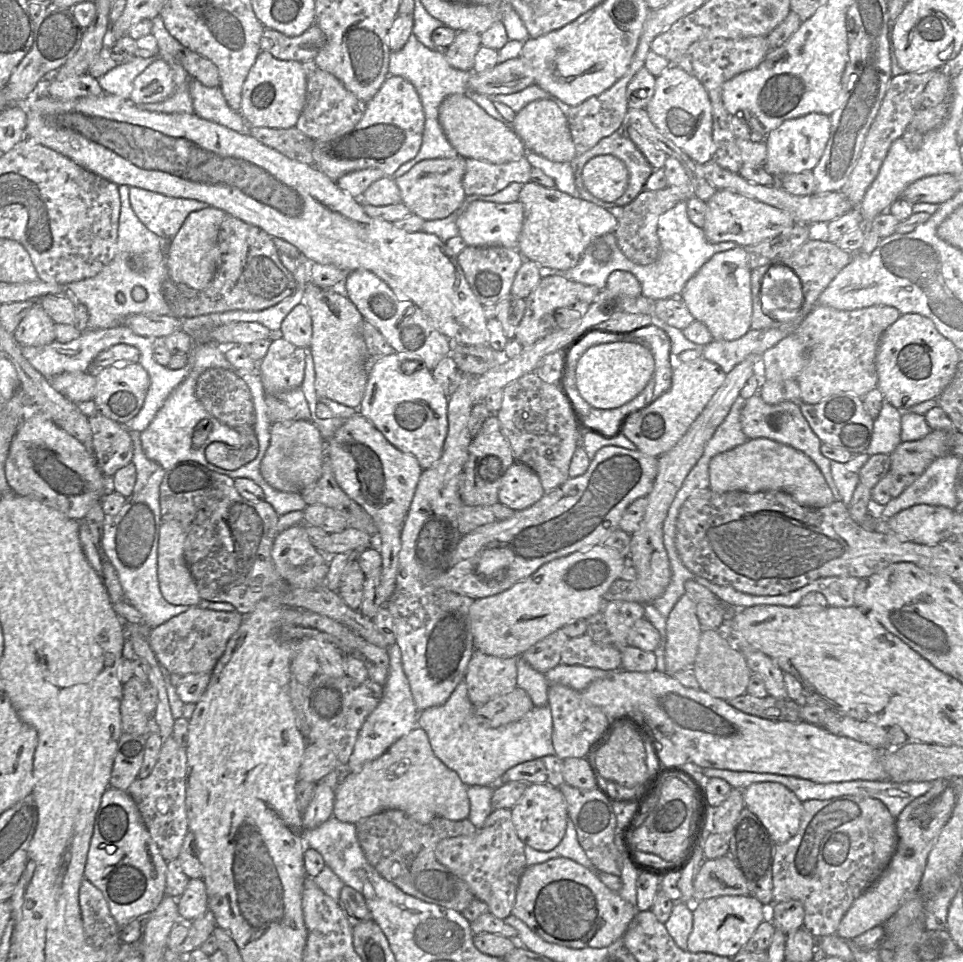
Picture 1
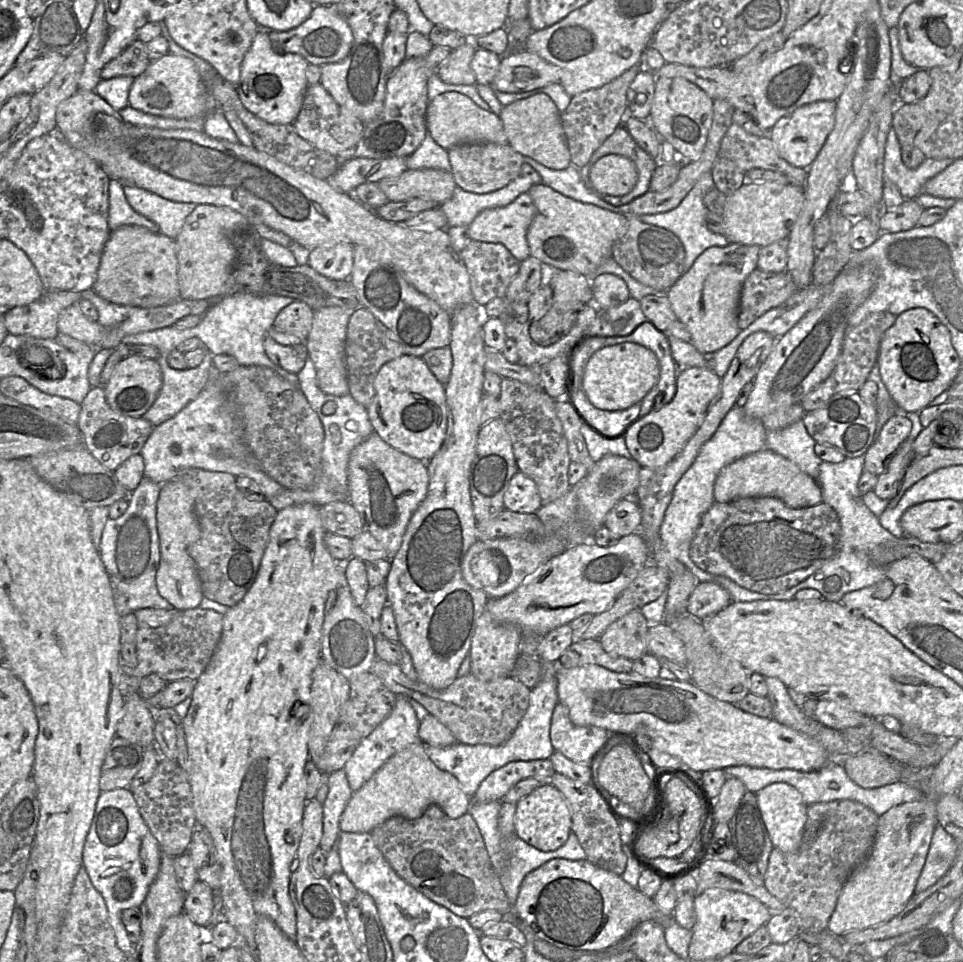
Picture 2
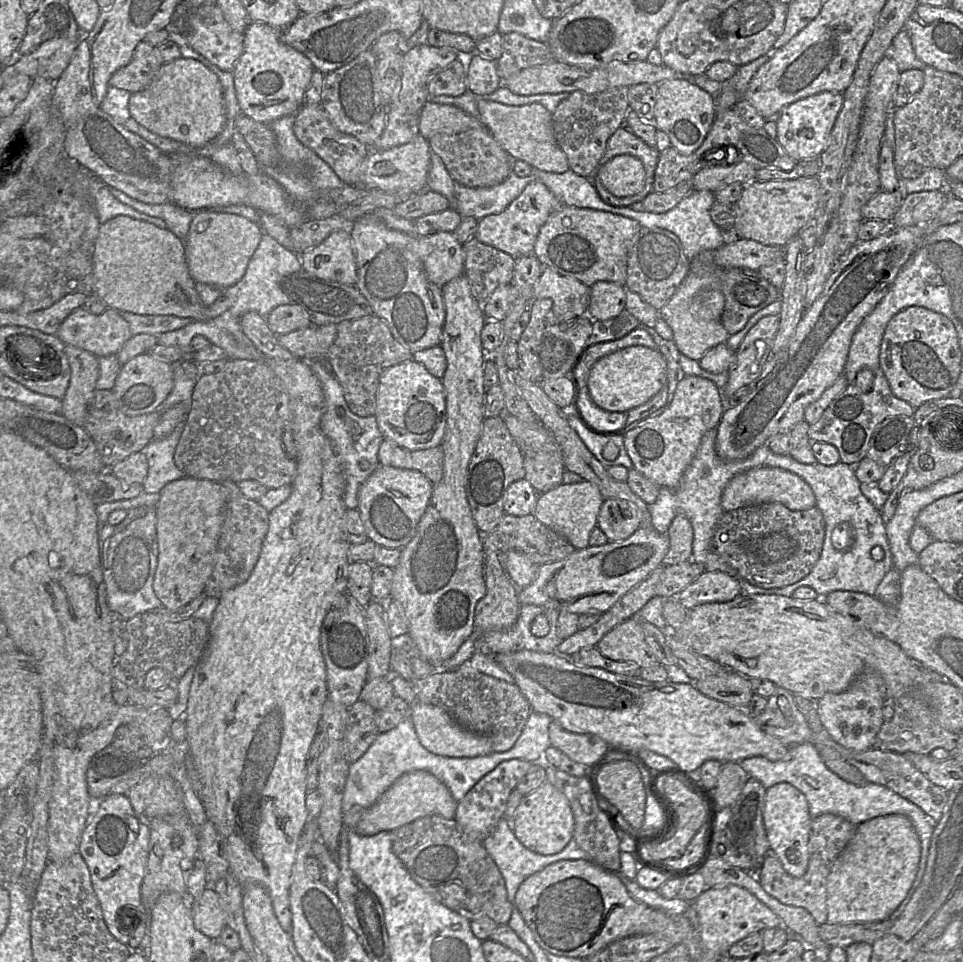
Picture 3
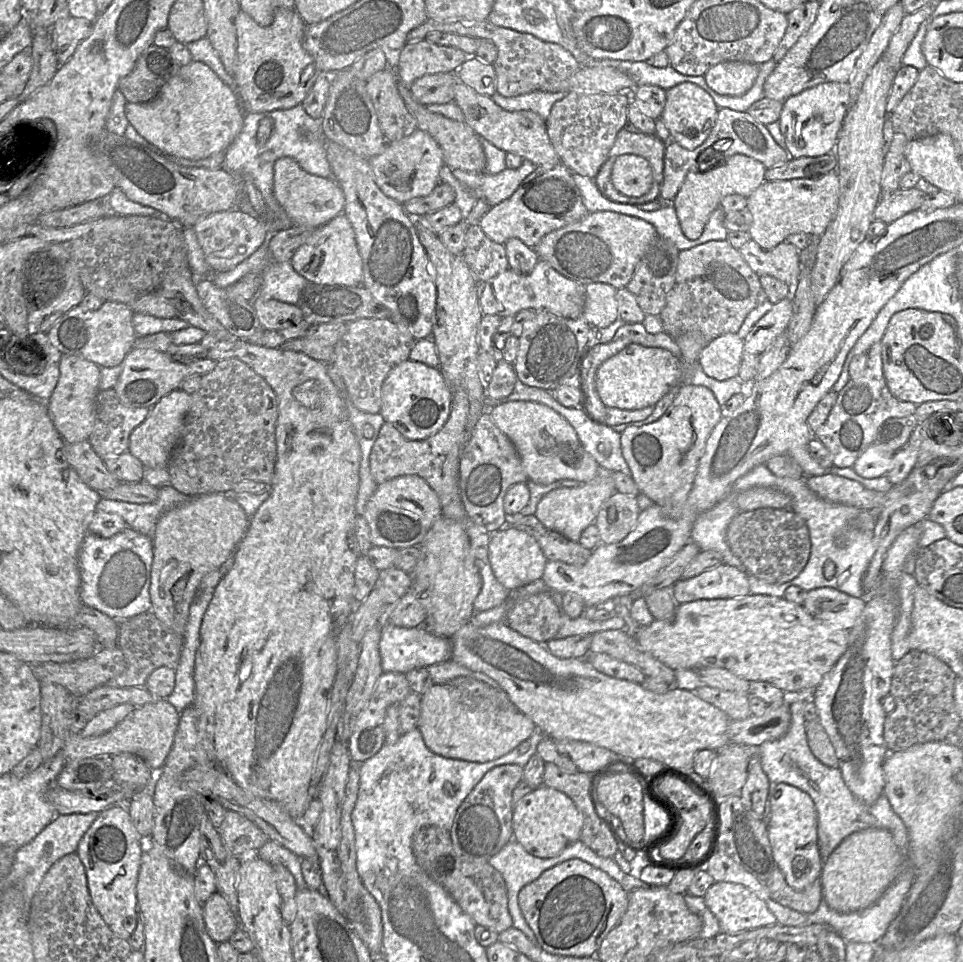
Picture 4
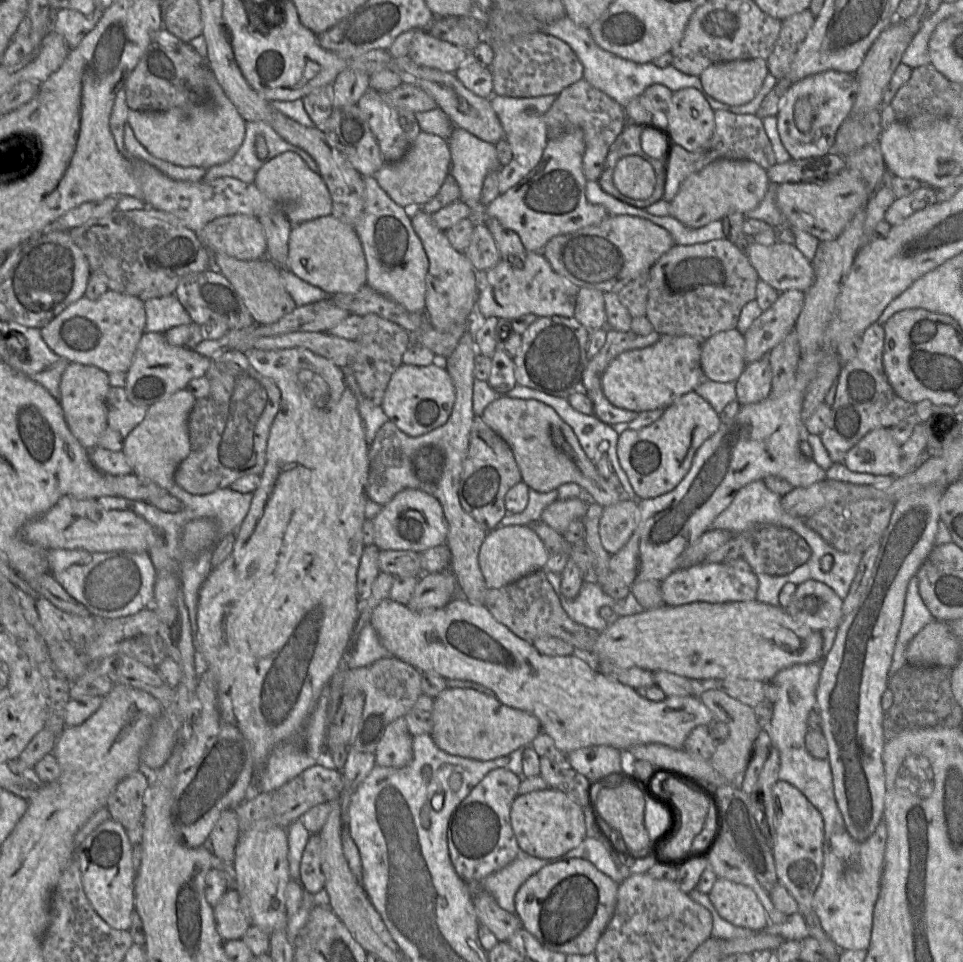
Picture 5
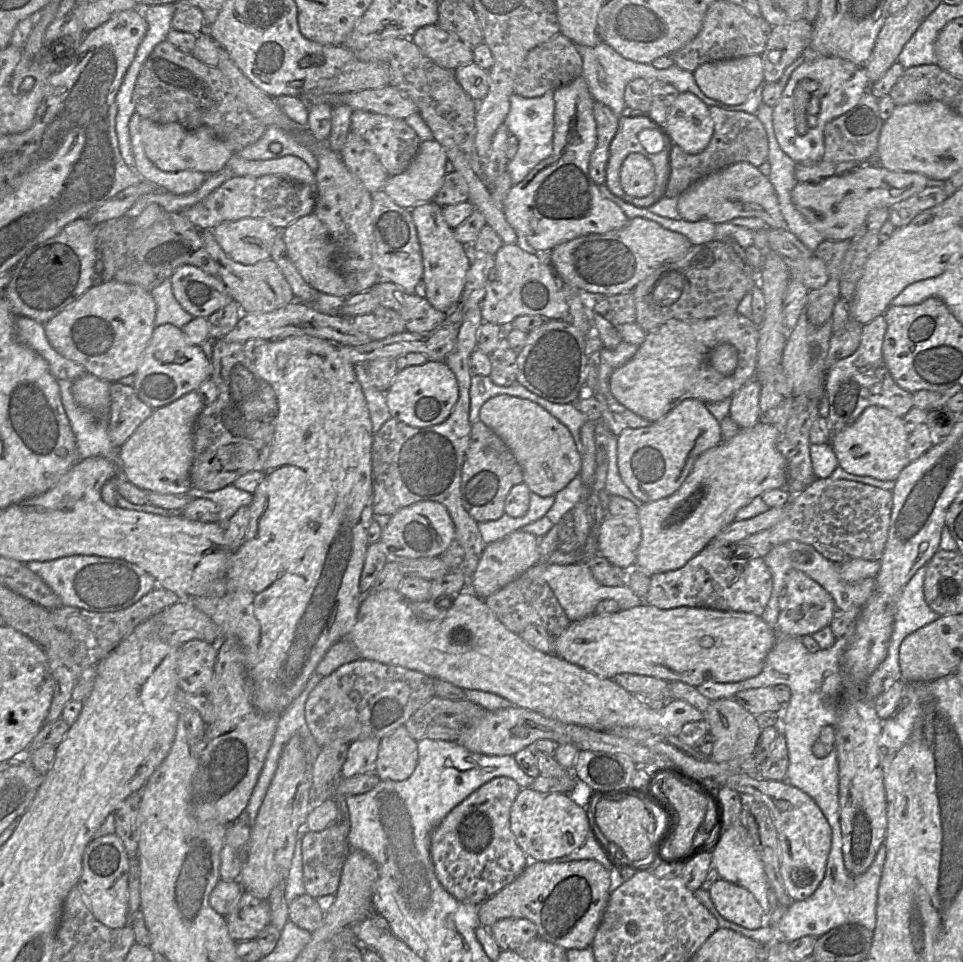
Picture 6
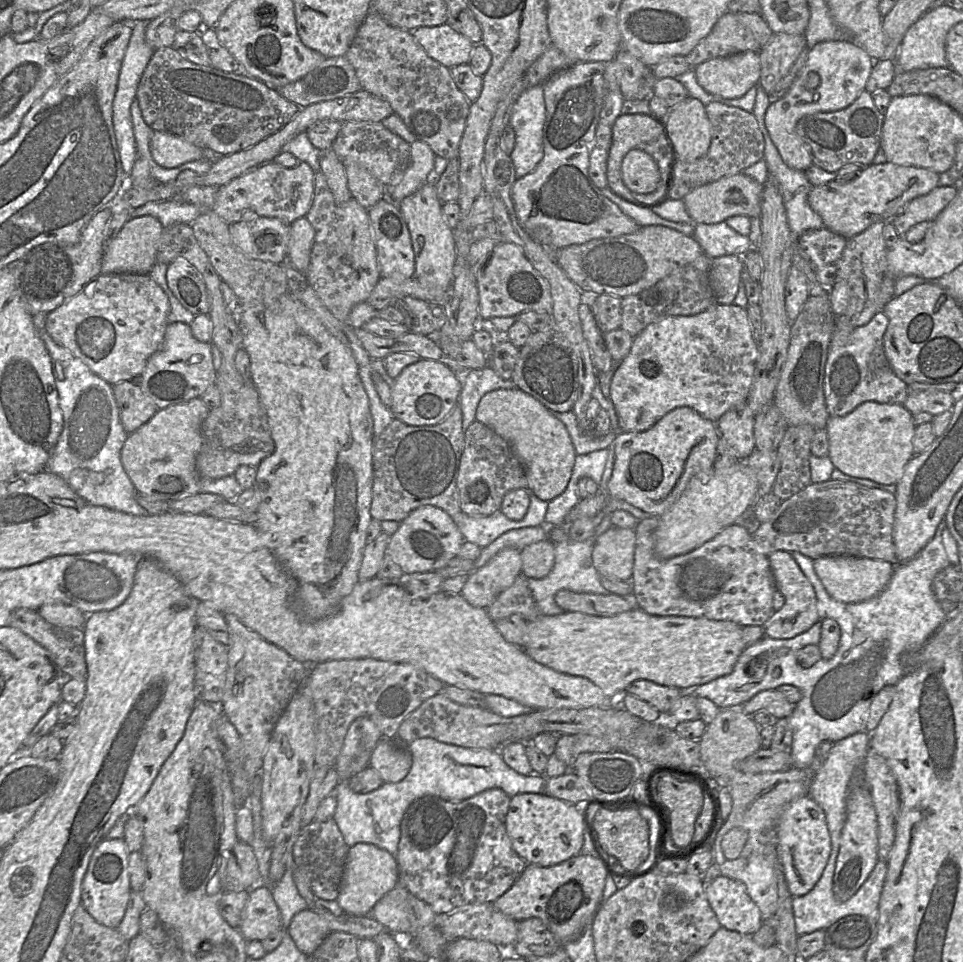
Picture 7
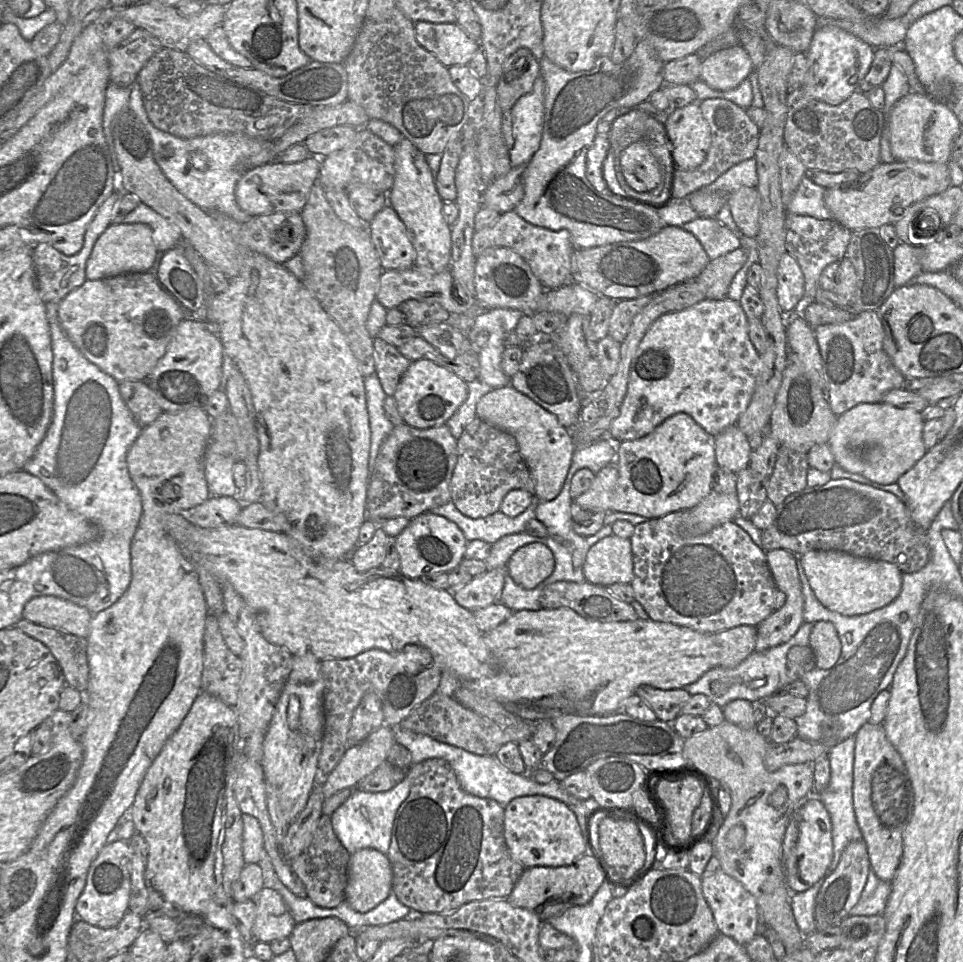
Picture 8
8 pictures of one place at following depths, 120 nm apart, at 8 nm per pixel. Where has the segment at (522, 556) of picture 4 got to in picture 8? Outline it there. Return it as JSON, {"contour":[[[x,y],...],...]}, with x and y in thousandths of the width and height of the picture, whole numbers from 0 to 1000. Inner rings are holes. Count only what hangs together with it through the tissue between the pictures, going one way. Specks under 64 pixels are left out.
{"contour":[[[525,589],[509,591],[468,615],[474,626],[482,632],[489,635],[504,632],[519,625],[525,598]]]}

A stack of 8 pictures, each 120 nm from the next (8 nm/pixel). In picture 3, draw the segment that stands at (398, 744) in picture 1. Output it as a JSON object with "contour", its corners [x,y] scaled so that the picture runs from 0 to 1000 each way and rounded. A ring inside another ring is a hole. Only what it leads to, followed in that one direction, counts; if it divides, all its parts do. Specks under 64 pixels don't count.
{"contour":[[[430,800],[415,807],[373,851],[370,865],[375,869],[386,869],[398,864],[407,864],[432,851],[444,847],[456,847],[471,851],[476,834],[466,820],[451,806],[440,800]]]}

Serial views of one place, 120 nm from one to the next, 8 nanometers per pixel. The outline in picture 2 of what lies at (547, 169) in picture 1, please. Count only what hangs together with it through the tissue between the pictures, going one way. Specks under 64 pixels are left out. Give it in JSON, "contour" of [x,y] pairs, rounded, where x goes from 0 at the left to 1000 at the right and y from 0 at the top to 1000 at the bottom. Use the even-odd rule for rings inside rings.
{"contour":[[[544,163],[544,169],[552,173],[560,180],[563,191],[572,194],[586,204],[601,210],[616,212],[639,221],[645,221],[643,214],[640,215],[630,211],[610,195],[601,176],[596,172],[593,170],[587,176],[575,177],[550,163]]]}

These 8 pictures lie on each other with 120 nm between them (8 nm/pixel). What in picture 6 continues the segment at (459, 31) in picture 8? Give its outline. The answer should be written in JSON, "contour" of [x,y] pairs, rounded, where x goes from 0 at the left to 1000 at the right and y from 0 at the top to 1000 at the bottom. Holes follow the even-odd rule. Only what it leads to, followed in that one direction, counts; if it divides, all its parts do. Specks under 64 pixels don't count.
{"contour":[[[454,24],[435,29],[427,42],[454,68],[472,73],[491,62],[491,50]]]}

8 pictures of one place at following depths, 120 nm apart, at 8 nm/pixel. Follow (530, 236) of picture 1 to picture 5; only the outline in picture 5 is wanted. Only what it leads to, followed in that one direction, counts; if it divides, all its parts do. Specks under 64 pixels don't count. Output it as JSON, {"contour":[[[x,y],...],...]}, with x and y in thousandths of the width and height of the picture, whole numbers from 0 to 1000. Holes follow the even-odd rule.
{"contour":[[[631,223],[622,233],[572,247],[562,264],[577,284],[599,299],[642,305],[675,279],[701,255],[698,244],[673,228],[655,223]]]}

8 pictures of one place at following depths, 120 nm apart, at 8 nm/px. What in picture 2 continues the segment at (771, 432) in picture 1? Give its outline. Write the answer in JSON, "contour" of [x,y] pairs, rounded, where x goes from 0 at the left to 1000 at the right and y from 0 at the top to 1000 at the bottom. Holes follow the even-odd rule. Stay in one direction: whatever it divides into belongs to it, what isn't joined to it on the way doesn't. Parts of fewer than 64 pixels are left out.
{"contour":[[[834,437],[795,451],[795,467],[826,481],[834,491],[849,501],[850,488],[855,478],[845,469],[847,460],[838,449]]]}

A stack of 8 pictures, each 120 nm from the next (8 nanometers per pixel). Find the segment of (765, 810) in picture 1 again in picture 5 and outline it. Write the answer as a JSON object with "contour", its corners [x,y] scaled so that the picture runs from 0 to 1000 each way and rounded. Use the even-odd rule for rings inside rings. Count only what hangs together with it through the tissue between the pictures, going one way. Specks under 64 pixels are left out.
{"contour":[[[809,811],[803,818],[805,877],[802,881],[806,909],[836,950],[843,946],[843,935],[855,905],[856,852],[850,842],[822,815]]]}

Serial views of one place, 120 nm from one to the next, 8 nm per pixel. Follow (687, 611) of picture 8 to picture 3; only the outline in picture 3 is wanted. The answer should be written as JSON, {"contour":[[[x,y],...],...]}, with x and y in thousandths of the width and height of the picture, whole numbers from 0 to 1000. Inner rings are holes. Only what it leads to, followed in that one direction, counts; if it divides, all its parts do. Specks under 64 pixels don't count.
{"contour":[[[732,594],[704,619],[704,625],[719,633],[732,627],[756,626],[771,616],[767,605],[750,594]]]}

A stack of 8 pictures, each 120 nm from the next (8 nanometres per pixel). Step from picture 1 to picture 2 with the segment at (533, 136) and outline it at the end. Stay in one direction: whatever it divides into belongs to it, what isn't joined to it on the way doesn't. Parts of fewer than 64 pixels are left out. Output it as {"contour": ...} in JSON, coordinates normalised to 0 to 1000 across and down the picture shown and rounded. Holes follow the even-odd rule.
{"contour":[[[558,97],[547,103],[523,110],[518,122],[522,128],[528,150],[544,163],[550,163],[575,177],[587,176],[593,172],[583,116],[568,98]]]}

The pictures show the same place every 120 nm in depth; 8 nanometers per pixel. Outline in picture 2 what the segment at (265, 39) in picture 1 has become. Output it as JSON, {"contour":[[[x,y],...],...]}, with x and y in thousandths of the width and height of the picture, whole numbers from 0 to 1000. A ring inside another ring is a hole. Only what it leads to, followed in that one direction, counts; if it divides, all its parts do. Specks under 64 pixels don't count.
{"contour":[[[327,5],[321,19],[299,32],[278,32],[283,52],[289,56],[306,55],[316,59],[321,67],[334,69],[355,63],[362,55],[367,35],[358,20],[346,6]]]}

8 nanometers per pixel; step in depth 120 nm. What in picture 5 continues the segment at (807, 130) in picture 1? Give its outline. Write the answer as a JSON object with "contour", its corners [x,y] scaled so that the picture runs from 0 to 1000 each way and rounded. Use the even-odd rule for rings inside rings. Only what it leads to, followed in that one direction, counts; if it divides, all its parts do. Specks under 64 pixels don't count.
{"contour":[[[867,73],[841,78],[822,86],[813,100],[809,115],[806,119],[810,146],[821,164],[829,166],[867,159],[865,150],[868,137],[874,127],[882,122],[890,98],[891,85],[888,78]],[[832,101],[838,101],[843,109],[844,126],[838,138],[831,137],[825,128],[825,108]]]}

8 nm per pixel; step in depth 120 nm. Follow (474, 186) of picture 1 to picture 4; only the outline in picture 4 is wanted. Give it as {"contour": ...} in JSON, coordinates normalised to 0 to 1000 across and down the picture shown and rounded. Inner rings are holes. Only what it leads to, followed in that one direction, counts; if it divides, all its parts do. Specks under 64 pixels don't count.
{"contour":[[[412,85],[413,96],[424,115],[432,125],[433,133],[448,140],[460,159],[461,170],[468,177],[477,176],[484,179],[502,179],[505,173],[505,163],[499,143],[482,126],[468,125],[460,120],[448,117],[442,110],[434,107],[417,85]]]}

